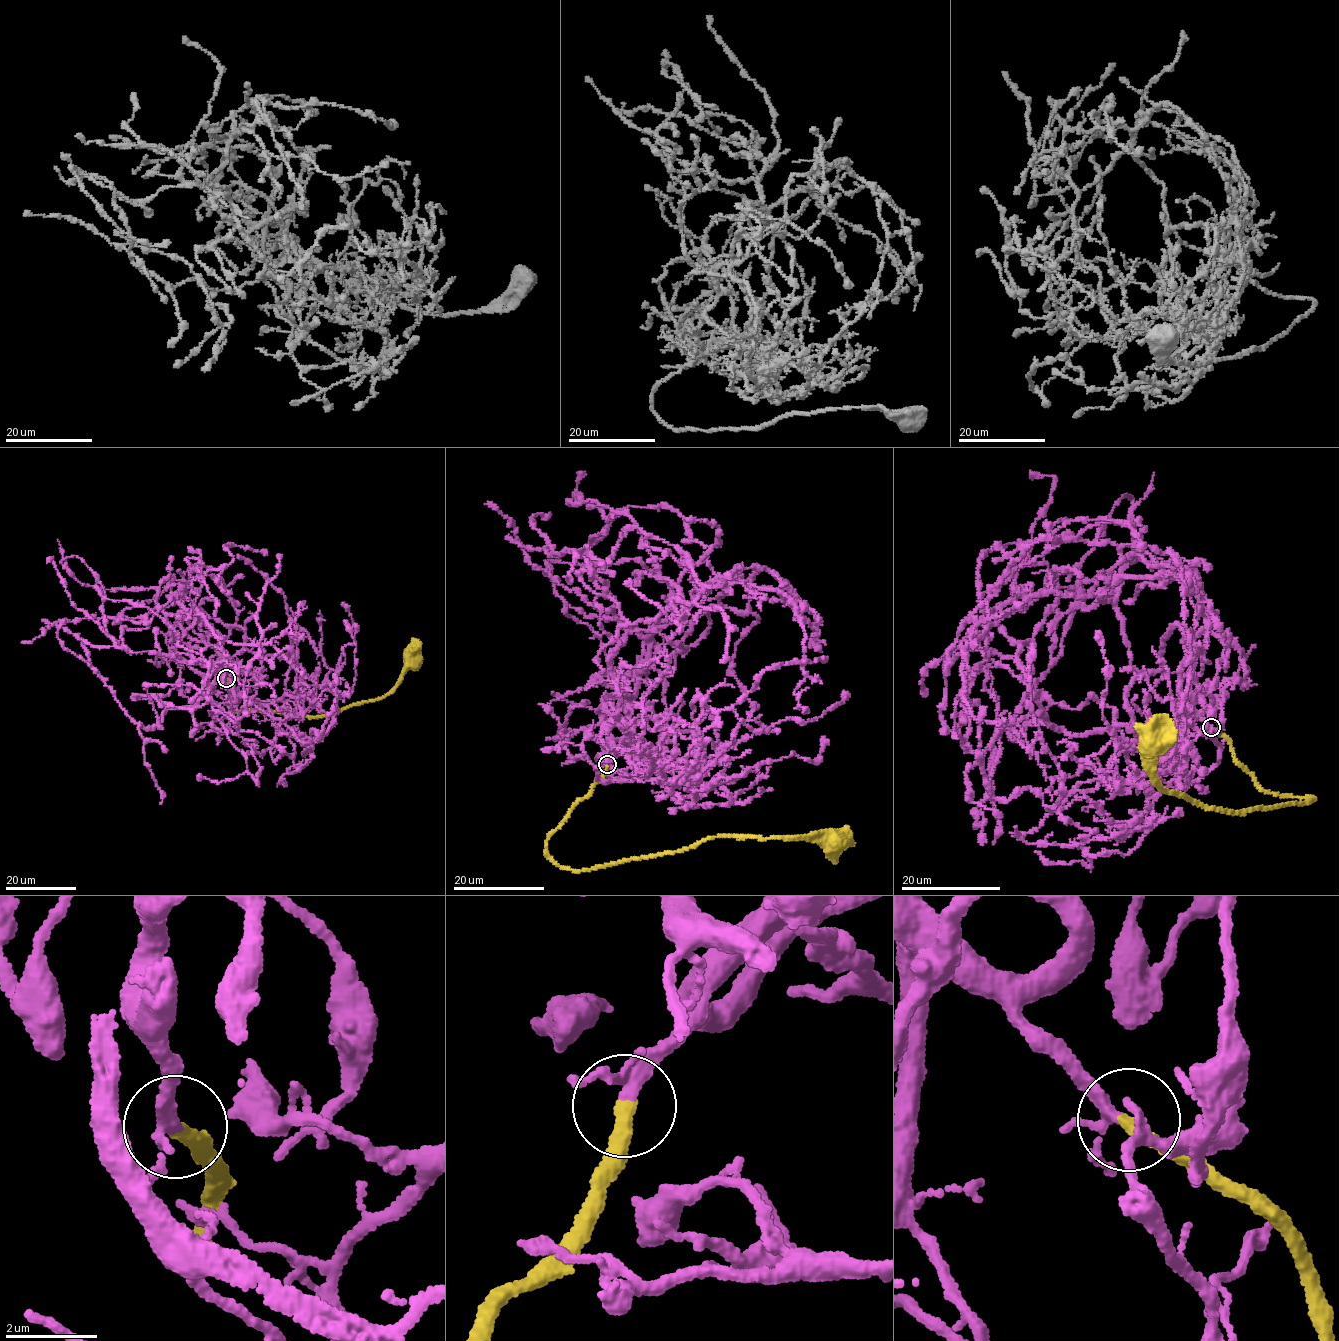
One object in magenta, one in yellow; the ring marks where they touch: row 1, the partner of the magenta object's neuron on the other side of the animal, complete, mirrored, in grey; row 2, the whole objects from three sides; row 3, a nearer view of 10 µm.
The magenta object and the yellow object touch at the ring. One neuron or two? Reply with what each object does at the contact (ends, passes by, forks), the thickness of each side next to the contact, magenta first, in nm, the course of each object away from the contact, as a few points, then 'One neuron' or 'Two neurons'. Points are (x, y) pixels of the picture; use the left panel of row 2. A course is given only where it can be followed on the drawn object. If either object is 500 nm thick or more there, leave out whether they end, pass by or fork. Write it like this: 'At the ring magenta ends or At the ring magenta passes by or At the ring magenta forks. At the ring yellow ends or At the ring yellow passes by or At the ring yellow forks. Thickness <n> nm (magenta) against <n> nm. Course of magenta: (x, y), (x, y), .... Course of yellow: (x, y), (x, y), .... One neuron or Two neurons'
At the ring magenta forks. At the ring yellow ends. Thickness 200 nm (magenta) against 360 nm. Course of magenta: (225, 678), (239, 701), (206, 688), (189, 708), (207, 697), (238, 726), (279, 555). Course of yellow: (225, 678), (232, 698), (227, 715), (272, 710), (313, 717), (385, 696), (411, 660). One neuron

